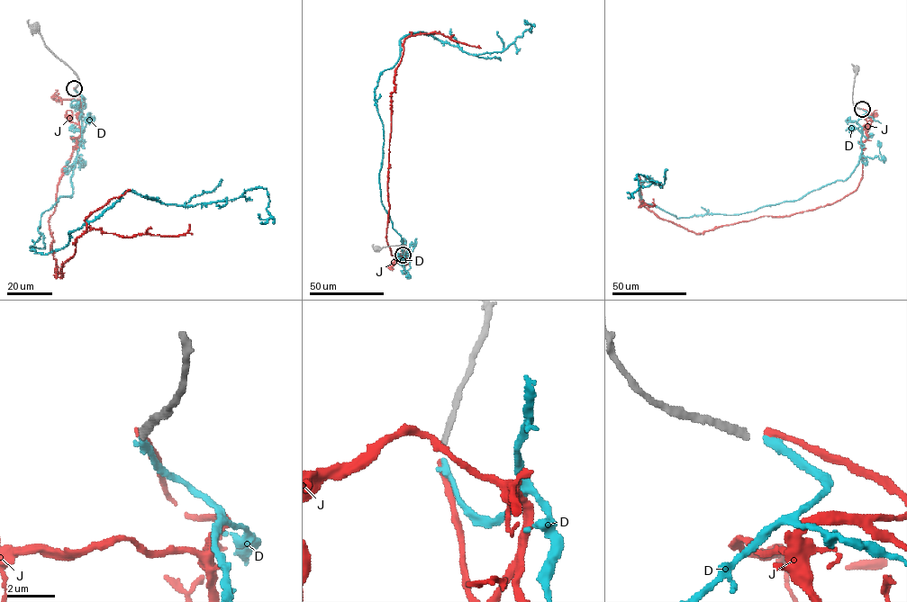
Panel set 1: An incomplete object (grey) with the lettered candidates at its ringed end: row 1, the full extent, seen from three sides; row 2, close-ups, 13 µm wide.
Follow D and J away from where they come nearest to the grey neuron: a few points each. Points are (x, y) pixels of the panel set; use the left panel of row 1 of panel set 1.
D: (74, 89), (72, 195), (31, 250), (58, 250), (126, 191), (193, 206), (265, 189), (258, 214)
J: (74, 89), (82, 96), (80, 134), (48, 220), (56, 275), (77, 238), (93, 229), (176, 236), (189, 223)

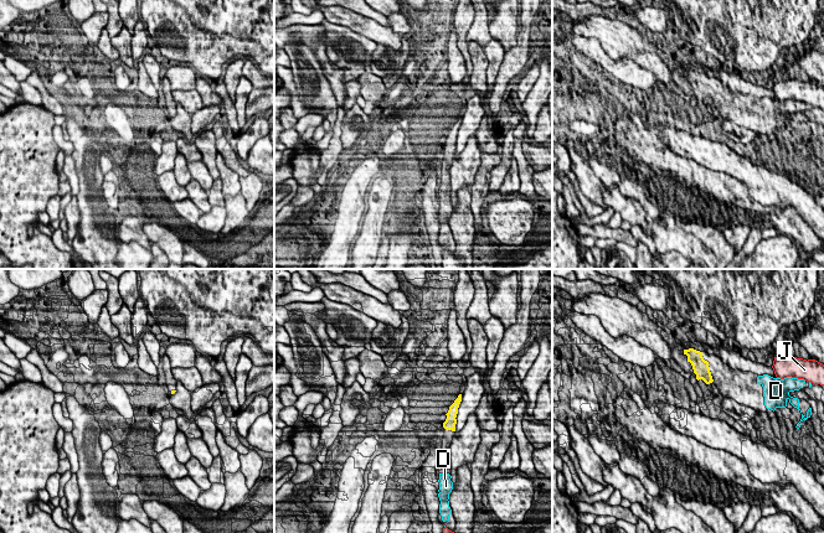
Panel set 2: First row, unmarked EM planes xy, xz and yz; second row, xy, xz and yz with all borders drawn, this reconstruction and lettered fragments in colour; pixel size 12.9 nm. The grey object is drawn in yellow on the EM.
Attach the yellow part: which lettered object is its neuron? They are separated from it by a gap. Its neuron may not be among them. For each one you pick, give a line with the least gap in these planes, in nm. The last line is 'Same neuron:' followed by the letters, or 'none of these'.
D: 550 nm
Same neuron: D

